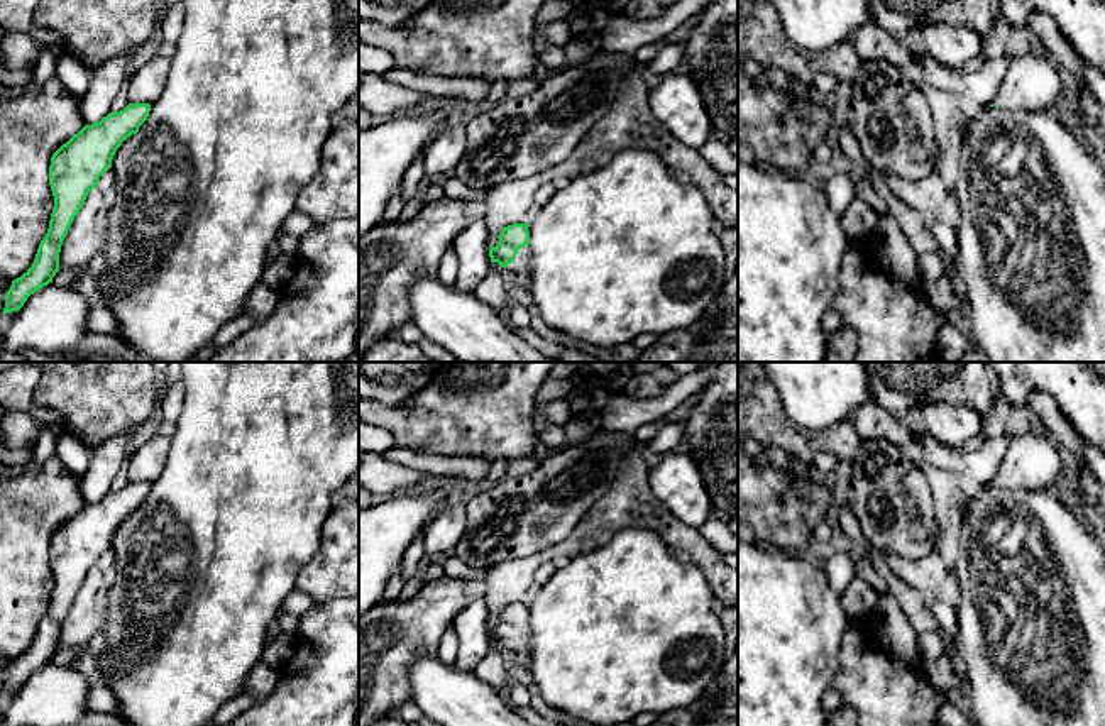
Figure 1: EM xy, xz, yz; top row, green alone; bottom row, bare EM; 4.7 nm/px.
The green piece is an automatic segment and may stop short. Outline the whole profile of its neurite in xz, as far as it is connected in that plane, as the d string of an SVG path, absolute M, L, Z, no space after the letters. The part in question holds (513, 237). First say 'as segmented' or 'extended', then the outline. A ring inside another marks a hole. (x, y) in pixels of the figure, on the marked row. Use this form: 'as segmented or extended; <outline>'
extended; M526 222L504 227L498 239L499 244L496 247L489 247L491 262L498 262L501 267L514 272L521 286L528 288L531 250Z

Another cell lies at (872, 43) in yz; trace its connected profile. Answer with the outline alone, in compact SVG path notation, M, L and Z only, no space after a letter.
M873 19L855 30L851 42L861 63L888 61L902 68L915 59L909 39L887 32Z

